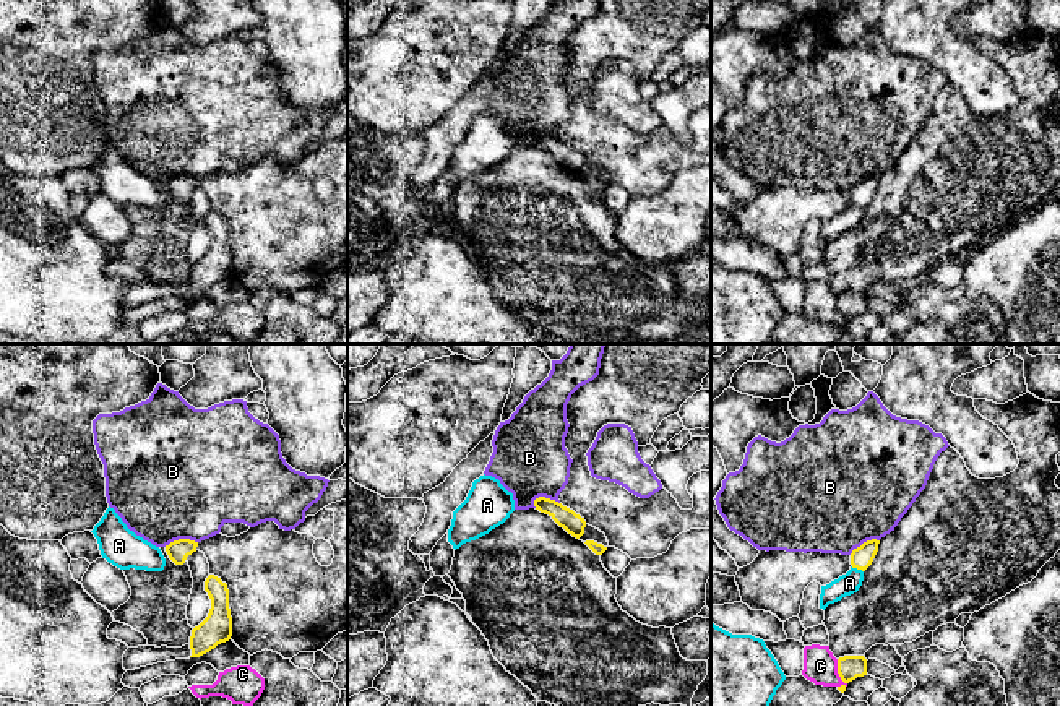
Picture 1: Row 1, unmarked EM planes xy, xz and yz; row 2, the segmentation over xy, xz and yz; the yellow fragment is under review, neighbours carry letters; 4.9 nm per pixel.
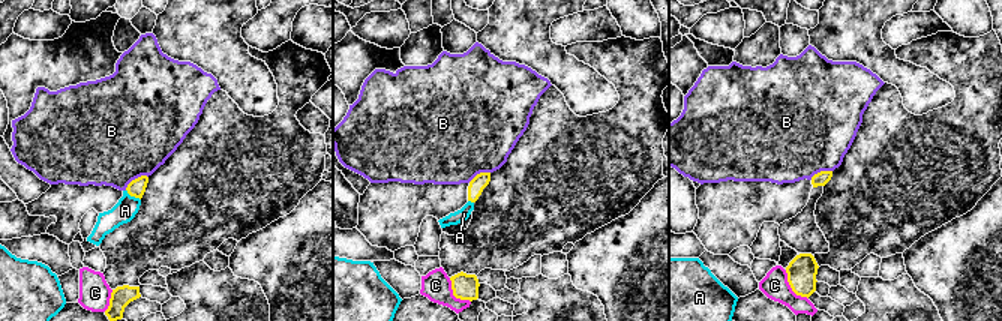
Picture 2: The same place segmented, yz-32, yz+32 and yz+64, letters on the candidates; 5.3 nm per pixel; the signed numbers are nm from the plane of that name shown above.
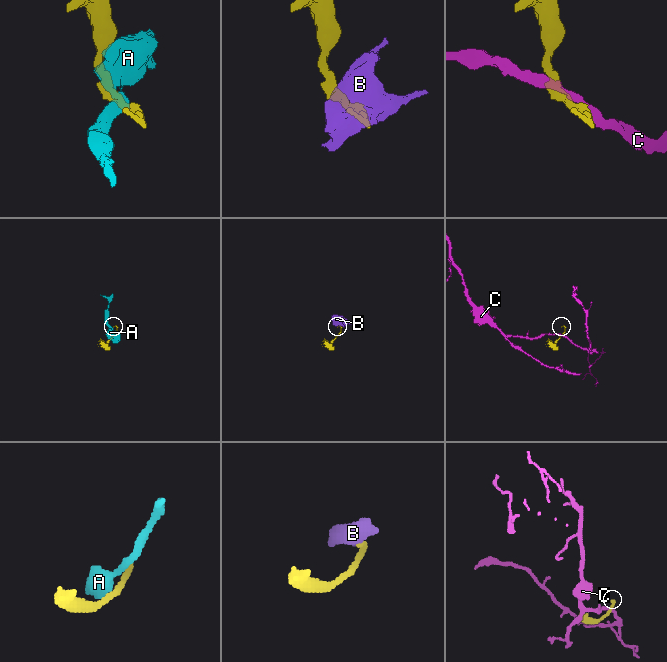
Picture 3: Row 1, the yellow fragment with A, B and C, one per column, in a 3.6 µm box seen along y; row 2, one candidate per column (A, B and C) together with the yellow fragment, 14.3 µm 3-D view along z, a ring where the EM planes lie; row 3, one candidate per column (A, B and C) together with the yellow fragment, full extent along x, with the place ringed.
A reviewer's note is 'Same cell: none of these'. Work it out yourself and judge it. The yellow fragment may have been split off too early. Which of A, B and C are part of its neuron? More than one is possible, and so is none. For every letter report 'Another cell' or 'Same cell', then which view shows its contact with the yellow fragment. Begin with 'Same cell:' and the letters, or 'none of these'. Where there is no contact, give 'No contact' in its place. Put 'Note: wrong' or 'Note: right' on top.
Note: right
Same cell: none of these
A: Another cell. Touches yellow in yz
B: Another cell. Touches yellow in xy
C: Another cell. Touches yellow in yz

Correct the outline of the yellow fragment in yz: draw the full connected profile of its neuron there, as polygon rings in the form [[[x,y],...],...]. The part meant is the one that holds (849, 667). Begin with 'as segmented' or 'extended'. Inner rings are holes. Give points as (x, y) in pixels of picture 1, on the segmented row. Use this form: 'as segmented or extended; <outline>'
as segmented; [[[844,656],[838,659],[838,674],[844,683],[867,675],[867,659],[864,656]]]

